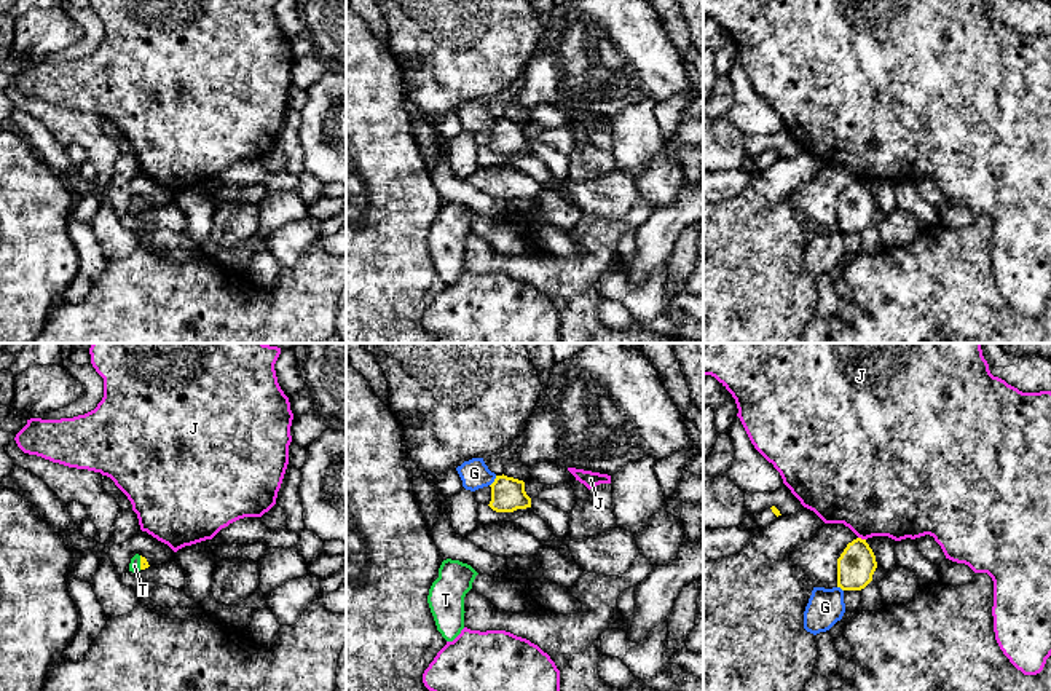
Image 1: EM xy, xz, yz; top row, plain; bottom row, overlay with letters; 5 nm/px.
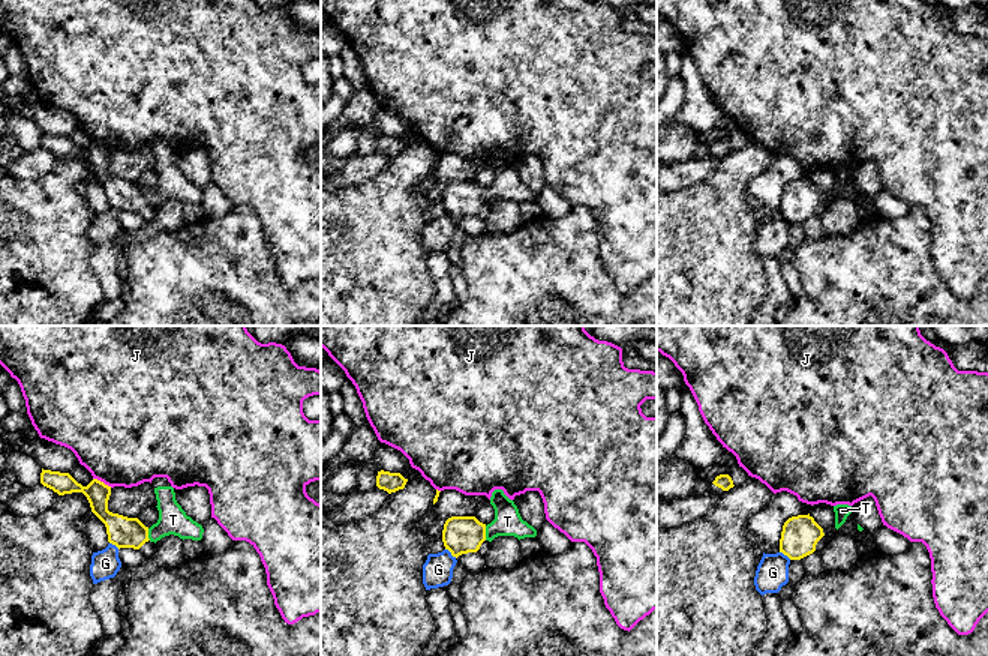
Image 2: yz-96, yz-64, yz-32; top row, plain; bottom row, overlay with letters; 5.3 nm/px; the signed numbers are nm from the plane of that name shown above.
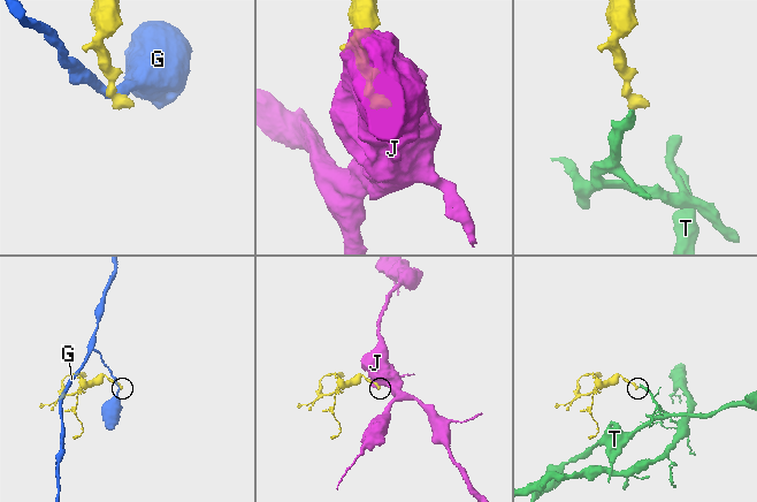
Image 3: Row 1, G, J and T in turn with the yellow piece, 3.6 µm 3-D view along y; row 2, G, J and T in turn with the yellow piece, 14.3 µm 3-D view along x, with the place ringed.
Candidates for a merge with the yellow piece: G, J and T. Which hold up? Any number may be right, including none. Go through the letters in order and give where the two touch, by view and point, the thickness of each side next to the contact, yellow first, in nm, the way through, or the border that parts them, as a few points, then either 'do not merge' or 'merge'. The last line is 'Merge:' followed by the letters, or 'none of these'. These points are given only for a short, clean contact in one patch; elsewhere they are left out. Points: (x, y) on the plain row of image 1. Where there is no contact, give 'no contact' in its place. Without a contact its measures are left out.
G: meets yellow in xz at (495, 123); 170 nm thick on the yellow side, 140 nm on the other; border along xz (496, 118), (490, 128); do not merge
J: meets yellow in yz at (860, 181); 190 nm thick on the yellow side, 440 nm on the other; border along yz (858, 179), (865, 182); do not merge
T: meets yellow in xy at (141, 205); 50 nm thick on the yellow side, 60 nm on the other; runs through xy (144, 206), (141, 205), (134, 208); merge
Merge: T

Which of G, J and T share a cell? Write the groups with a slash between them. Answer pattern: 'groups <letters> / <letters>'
groups G / J / T

